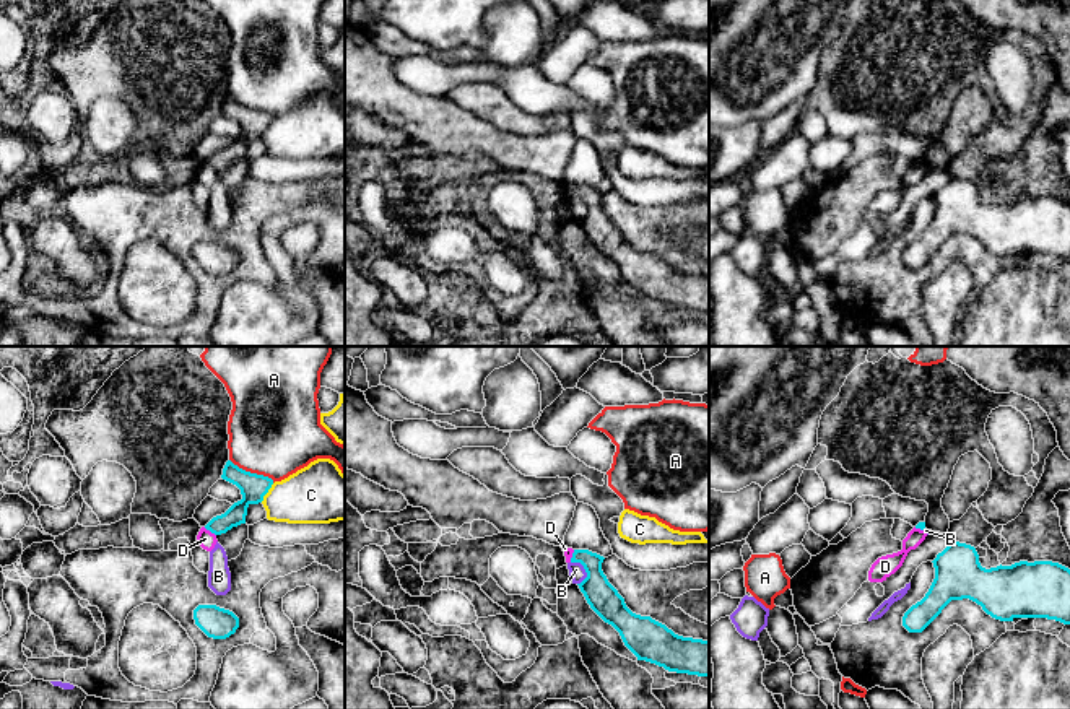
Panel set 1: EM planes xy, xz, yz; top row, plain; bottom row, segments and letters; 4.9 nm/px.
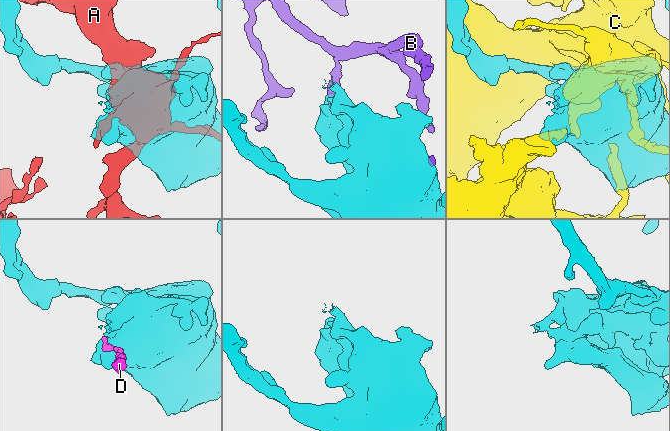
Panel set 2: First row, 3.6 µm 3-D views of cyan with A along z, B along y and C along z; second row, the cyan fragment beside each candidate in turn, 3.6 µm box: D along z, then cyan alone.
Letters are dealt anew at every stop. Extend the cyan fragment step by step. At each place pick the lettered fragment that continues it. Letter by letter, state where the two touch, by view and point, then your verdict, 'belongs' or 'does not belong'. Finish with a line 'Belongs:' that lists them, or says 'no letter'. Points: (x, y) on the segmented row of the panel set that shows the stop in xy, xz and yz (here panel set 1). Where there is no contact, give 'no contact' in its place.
A: xy (252, 474) | does not belong
B: xz (584, 568) | does not belong
C: xy (267, 491) | does not belong
D: xy (210, 530) | does not belong
Belongs: no letter

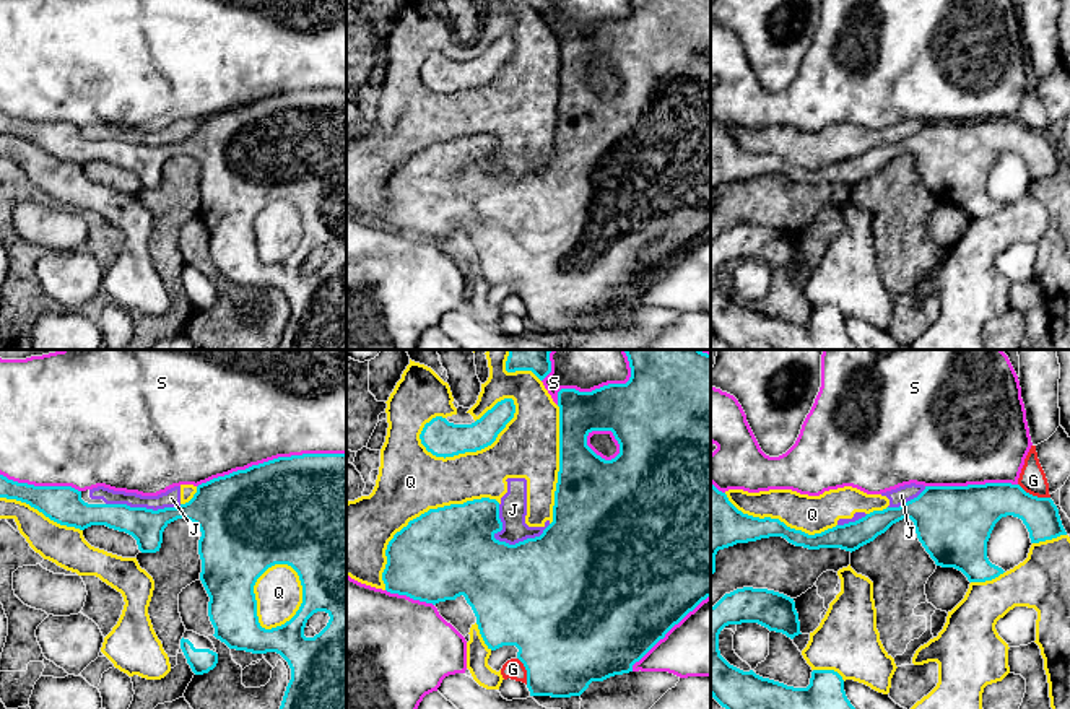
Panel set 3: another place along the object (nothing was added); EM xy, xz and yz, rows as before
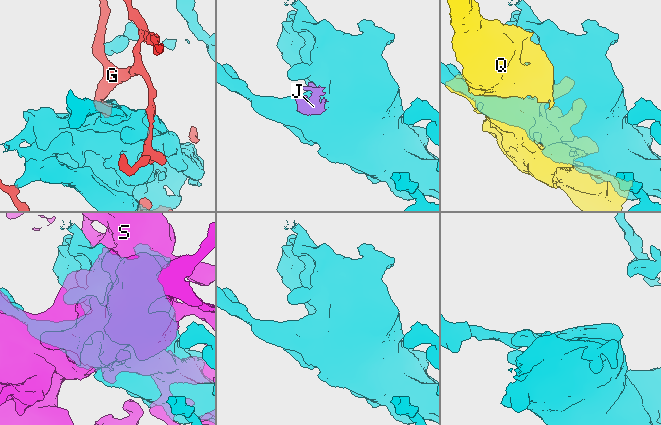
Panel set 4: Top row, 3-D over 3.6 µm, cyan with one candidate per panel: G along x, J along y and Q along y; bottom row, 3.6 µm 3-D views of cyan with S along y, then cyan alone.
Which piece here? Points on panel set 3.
G: yz (1035, 496) | does not belong
J: xz (521, 542) | does not belong
Q: xz (477, 449) | does not belong
S: xy (270, 461) | does not belong
Belongs: no letter

